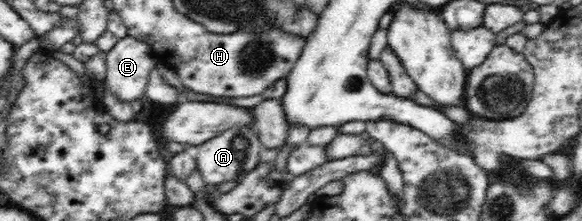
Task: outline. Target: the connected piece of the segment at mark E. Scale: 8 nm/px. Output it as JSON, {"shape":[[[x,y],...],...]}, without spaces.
{"shape":[[[124,36],[106,58],[105,81],[110,92],[122,102],[144,98],[149,72],[161,59],[157,47],[138,42],[136,37]]]}

